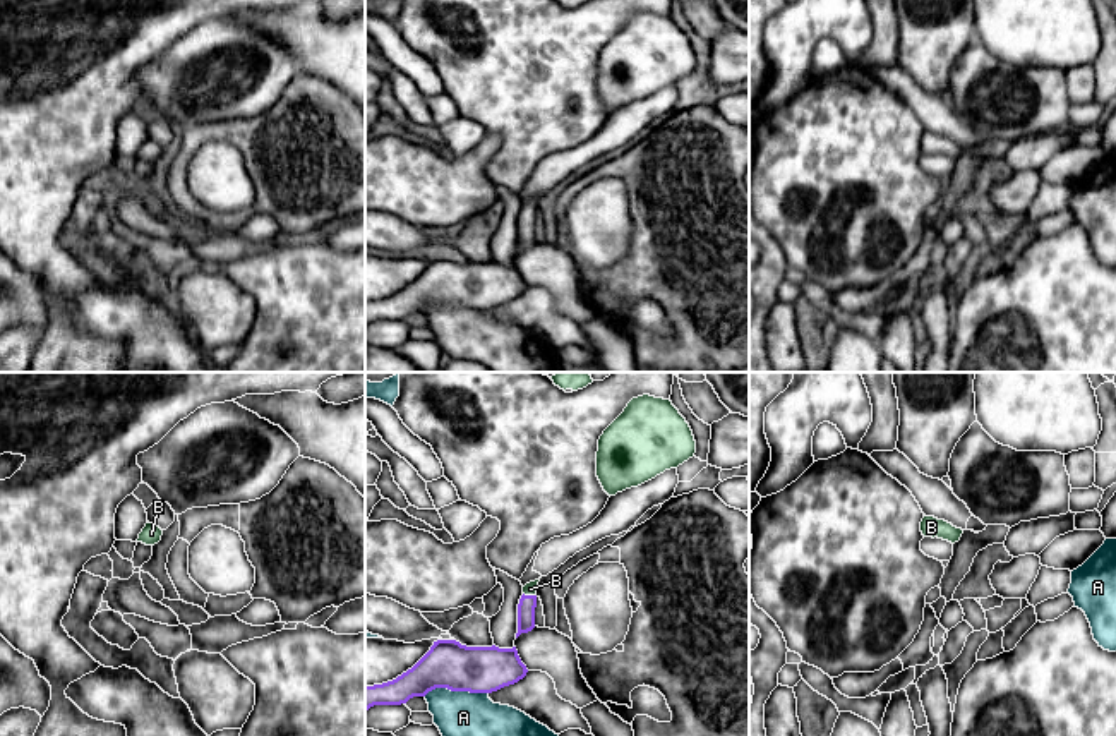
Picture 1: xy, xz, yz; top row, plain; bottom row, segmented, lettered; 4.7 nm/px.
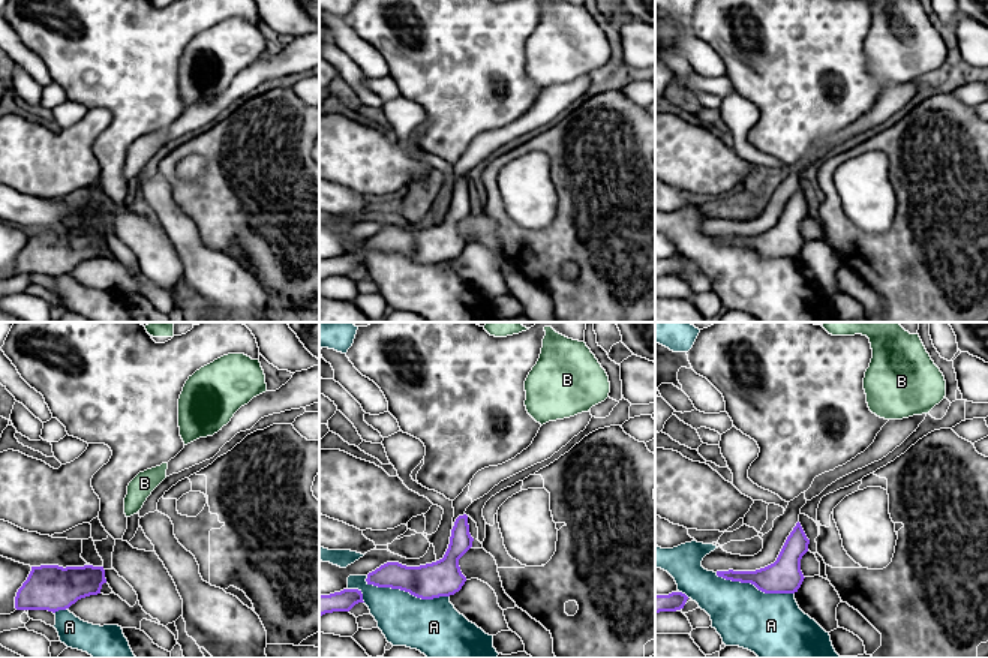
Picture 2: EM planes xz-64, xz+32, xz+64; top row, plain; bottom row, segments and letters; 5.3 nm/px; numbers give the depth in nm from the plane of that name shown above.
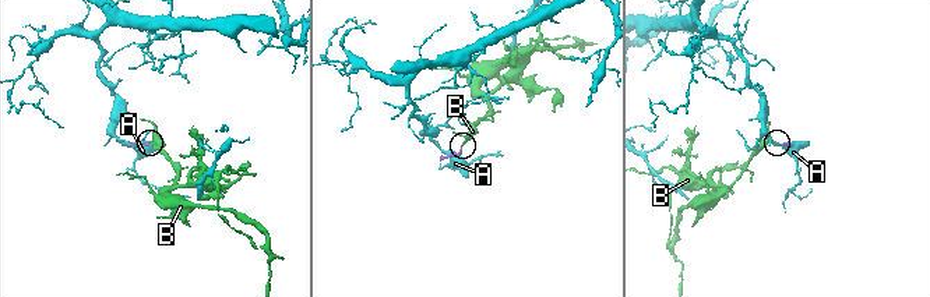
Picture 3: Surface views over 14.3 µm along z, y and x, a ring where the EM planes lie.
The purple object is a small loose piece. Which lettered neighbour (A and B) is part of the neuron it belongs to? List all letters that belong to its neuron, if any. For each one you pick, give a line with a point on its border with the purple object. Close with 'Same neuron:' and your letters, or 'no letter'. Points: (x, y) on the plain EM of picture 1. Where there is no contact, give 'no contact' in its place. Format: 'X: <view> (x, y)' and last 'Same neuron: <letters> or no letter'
B: xz (530, 211)
Same neuron: B

